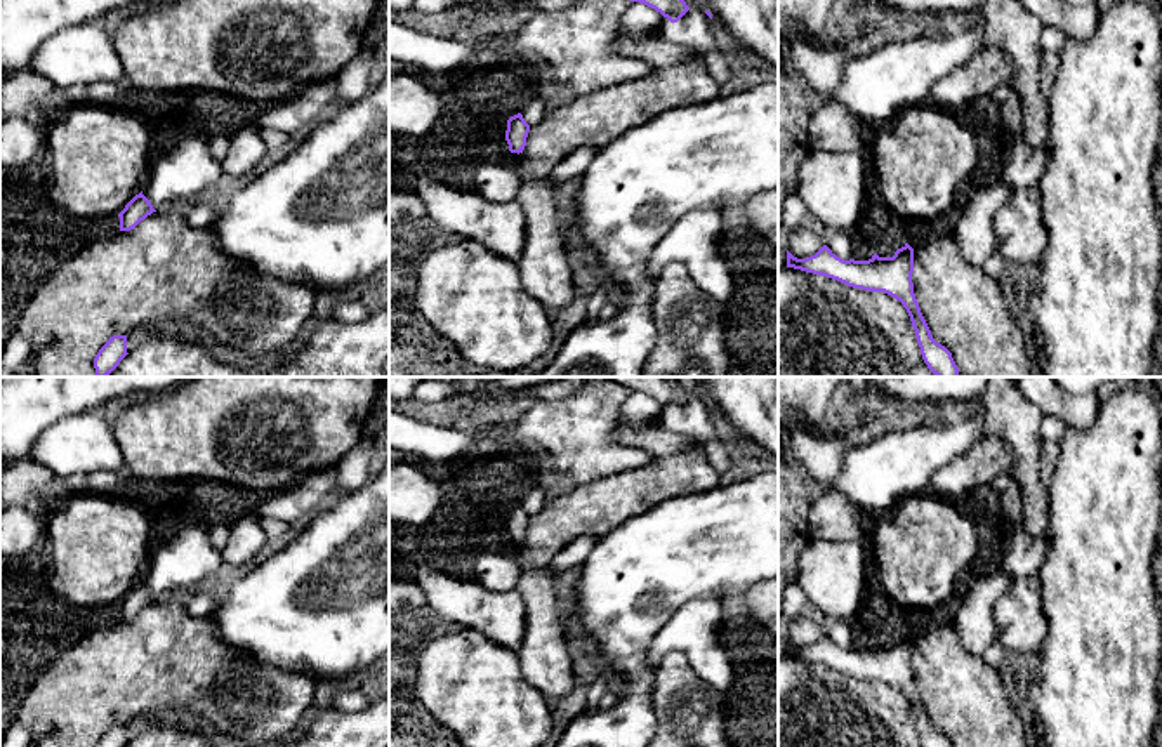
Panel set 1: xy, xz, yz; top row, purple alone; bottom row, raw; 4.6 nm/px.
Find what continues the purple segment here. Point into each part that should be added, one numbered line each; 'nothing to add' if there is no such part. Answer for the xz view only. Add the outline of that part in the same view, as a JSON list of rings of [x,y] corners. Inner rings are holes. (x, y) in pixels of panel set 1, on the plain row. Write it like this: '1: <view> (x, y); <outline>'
nothing to add

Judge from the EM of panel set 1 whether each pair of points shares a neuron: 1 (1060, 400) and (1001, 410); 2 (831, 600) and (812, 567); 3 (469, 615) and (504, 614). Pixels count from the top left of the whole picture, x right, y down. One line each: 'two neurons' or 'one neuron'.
1: two neurons
2: one neuron
3: one neuron

